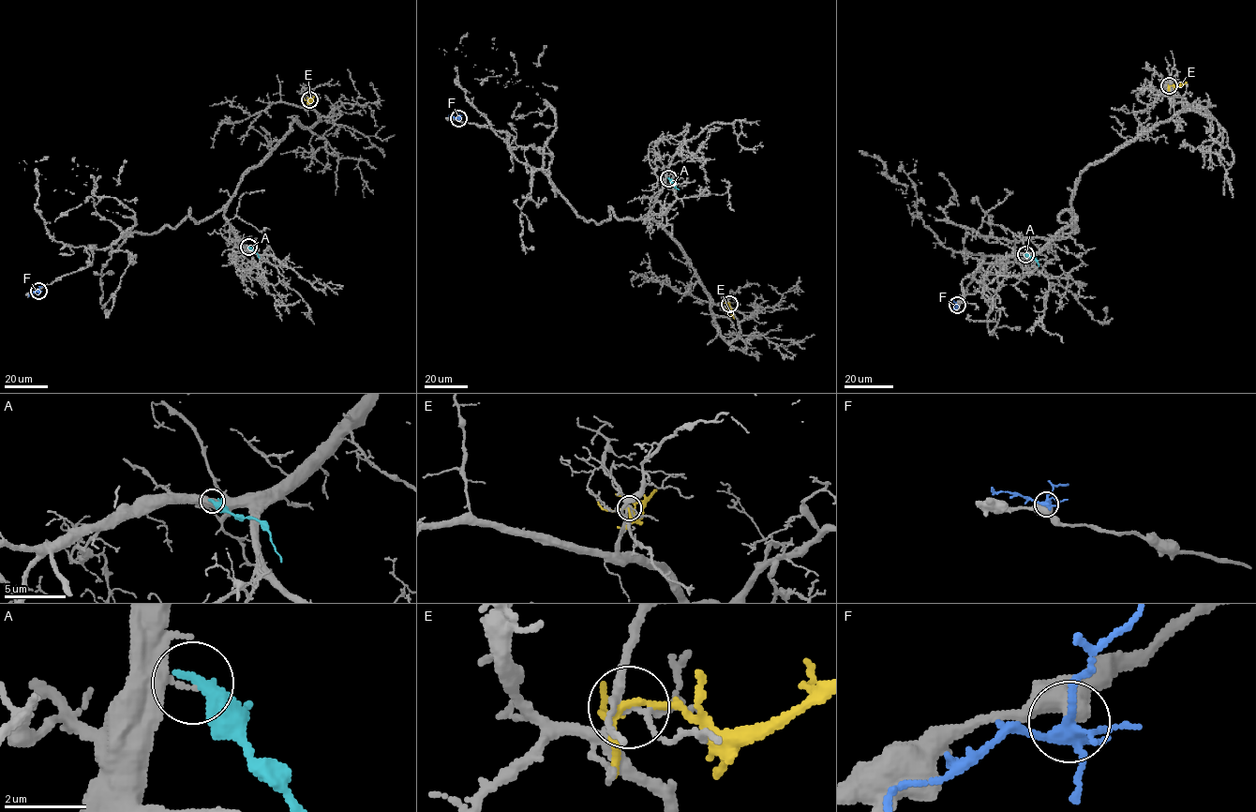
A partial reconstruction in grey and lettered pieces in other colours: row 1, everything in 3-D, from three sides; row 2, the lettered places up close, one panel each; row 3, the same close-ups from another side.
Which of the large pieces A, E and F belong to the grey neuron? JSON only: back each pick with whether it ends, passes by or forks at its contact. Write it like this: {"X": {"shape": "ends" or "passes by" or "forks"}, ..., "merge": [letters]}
{"merge": []}

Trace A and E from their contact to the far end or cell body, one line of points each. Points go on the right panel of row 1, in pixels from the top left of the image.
A: (1025, 254), (1033, 257), (1039, 266)
E: (1169, 85), (1177, 87), (1186, 82)

